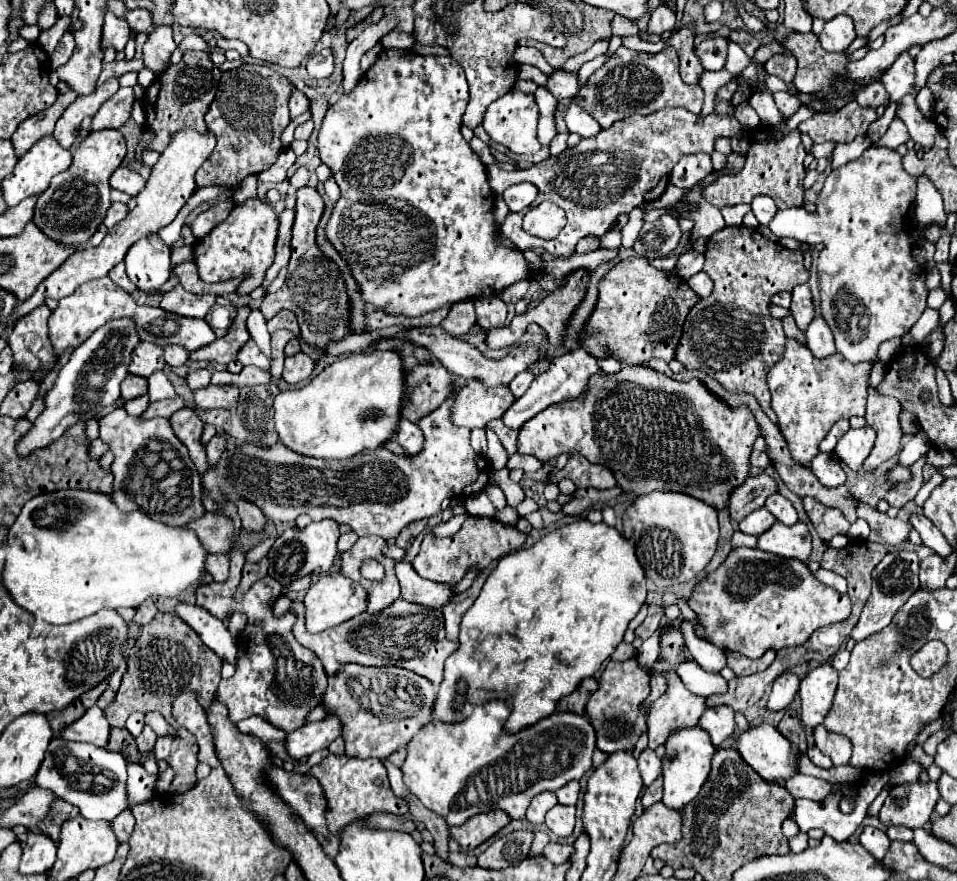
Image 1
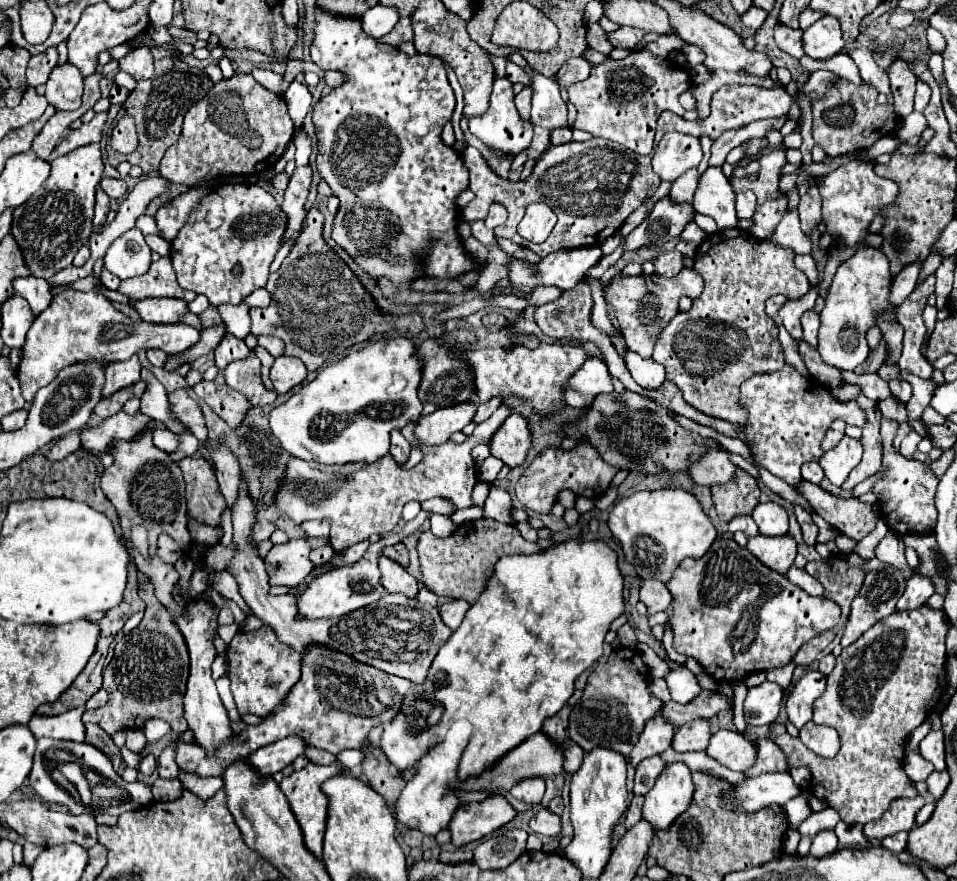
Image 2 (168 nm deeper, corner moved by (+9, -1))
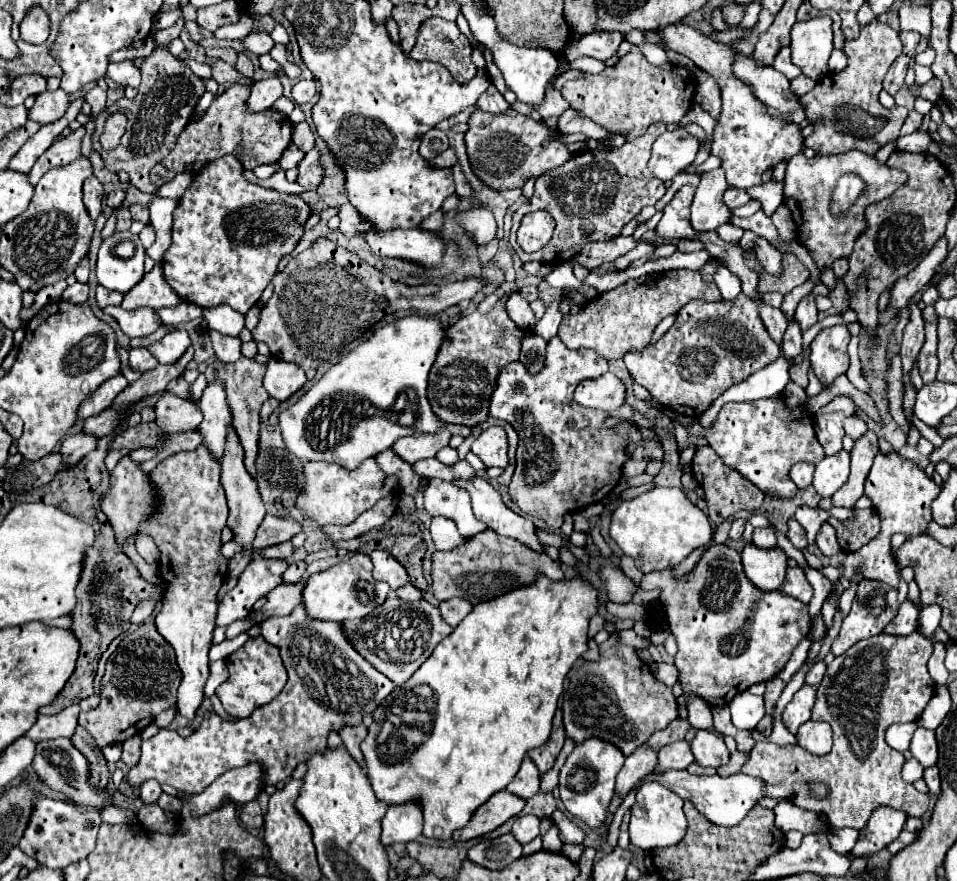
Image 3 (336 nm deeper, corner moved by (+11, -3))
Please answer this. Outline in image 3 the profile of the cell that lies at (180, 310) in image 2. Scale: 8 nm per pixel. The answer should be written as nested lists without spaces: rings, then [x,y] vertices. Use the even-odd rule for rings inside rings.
[[[104,307],[104,313],[114,317],[124,331],[124,335],[132,337],[148,337],[160,327],[160,319],[154,309],[142,307],[136,311],[124,311],[122,307]]]

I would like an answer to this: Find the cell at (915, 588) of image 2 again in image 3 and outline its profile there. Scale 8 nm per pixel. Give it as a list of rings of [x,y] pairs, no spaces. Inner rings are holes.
[[[906,599],[900,605],[900,611],[894,617],[894,621],[890,621],[884,627],[884,633],[888,633],[888,635],[910,635],[912,631],[916,631],[916,621],[918,621],[918,607]]]

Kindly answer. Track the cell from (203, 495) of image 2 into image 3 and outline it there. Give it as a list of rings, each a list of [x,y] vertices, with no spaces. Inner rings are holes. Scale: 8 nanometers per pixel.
[[[202,445],[188,453],[174,453],[160,461],[156,469],[148,473],[152,487],[156,489],[156,507],[154,515],[148,515],[148,521],[140,525],[140,535],[154,539],[160,551],[160,577],[166,583],[166,593],[162,609],[156,615],[154,623],[160,635],[172,645],[176,653],[176,663],[182,671],[182,683],[178,687],[178,713],[186,719],[194,719],[196,709],[204,697],[204,683],[208,679],[208,649],[212,645],[212,631],[216,627],[216,609],[218,609],[218,591],[224,577],[228,575],[228,563],[220,553],[222,539],[220,533],[228,519],[228,505],[224,487],[220,483],[220,461],[208,455],[208,449]]]

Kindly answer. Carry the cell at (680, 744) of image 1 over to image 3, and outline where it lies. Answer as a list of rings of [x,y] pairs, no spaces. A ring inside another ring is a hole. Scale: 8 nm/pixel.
[[[644,781],[640,791],[636,791],[636,803],[630,809],[630,843],[644,851],[676,845],[686,831],[686,817],[682,805],[684,801],[664,785],[656,781]]]

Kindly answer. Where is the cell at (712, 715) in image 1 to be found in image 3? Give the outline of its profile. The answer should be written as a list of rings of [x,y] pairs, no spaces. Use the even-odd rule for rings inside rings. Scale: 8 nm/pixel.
[[[682,739],[682,741],[676,741],[658,751],[656,773],[664,773],[668,769],[686,769],[692,761],[694,761],[694,757],[690,751],[690,743]]]

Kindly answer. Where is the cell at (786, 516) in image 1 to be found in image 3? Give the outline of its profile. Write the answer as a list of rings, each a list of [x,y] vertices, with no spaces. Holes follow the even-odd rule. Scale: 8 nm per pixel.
[[[754,529],[752,543],[760,549],[774,549],[776,547],[776,535],[772,529]]]

